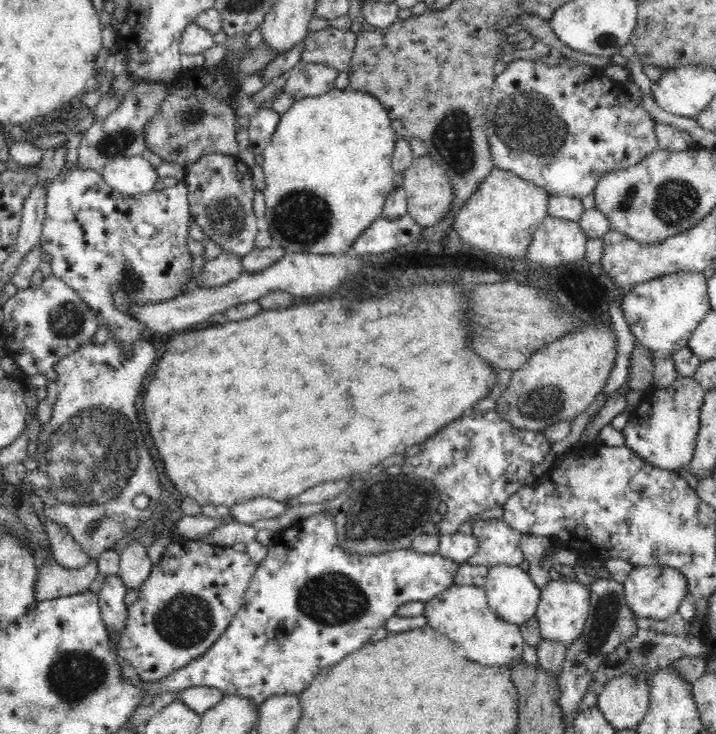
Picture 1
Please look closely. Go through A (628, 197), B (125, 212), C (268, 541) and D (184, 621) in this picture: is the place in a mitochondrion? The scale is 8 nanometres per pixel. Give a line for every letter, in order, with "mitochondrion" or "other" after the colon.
A: mitochondrion
B: other
C: other
D: mitochondrion

